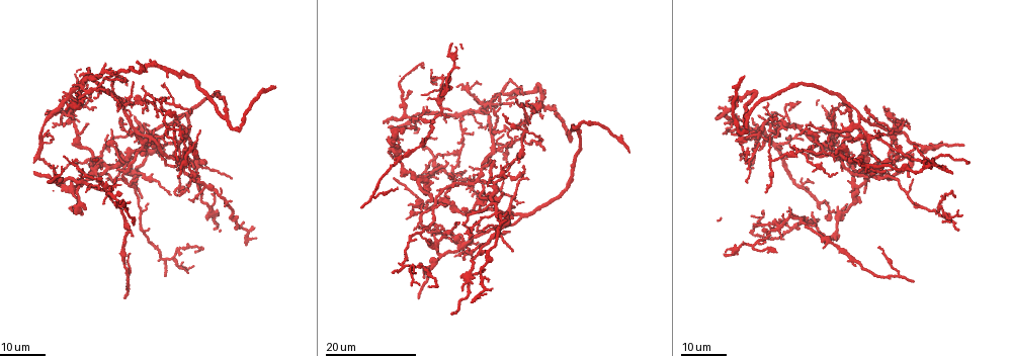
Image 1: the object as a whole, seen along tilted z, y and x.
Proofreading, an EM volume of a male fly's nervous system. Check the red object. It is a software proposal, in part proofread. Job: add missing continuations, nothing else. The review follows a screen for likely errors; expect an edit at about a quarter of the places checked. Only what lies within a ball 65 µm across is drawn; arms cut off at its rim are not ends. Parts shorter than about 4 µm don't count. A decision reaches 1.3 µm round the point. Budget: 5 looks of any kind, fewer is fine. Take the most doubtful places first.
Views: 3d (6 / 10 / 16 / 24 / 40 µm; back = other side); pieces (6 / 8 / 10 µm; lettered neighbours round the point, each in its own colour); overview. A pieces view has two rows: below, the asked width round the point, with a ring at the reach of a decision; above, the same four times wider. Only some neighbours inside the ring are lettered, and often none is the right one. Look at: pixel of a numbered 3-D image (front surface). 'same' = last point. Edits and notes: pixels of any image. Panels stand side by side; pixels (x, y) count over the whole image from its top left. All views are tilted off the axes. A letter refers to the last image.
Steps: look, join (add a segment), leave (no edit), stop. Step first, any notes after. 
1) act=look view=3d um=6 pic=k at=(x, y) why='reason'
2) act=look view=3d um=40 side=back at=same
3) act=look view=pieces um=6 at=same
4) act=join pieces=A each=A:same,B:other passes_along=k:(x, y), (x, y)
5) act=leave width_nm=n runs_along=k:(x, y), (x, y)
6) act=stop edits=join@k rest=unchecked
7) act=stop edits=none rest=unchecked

act=look view=3d um=16 pic=1 at=(448, 162) why='thin end'

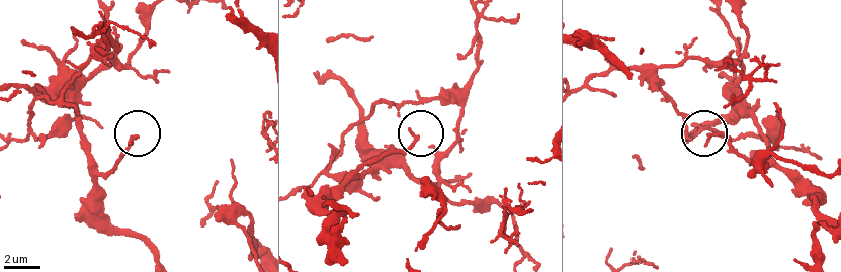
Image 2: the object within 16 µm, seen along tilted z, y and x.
act=look view=pieces um=8 pic=2 at=(706, 142)

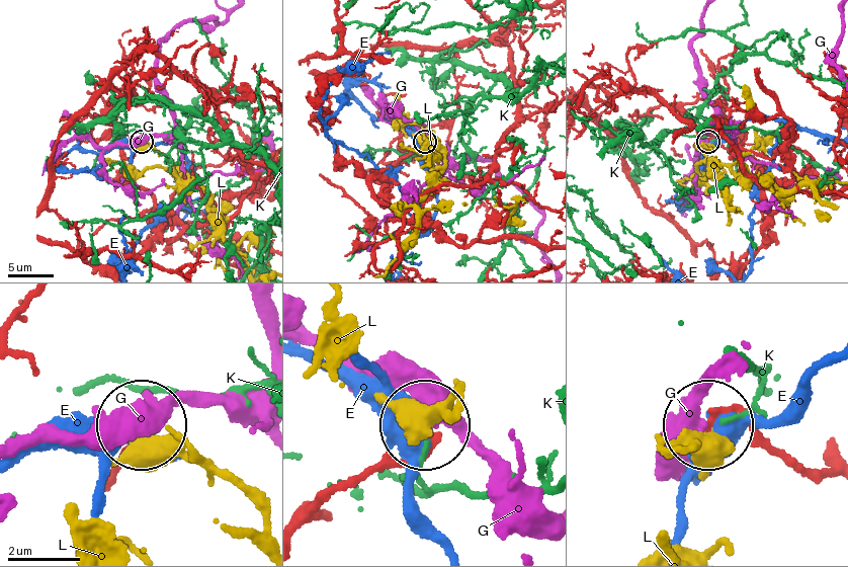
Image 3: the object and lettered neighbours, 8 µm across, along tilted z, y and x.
act=leave each=E:other,G:other,K:other,L:other runs_along=3:(830, 474), (799, 466), (741, 416), (710, 420) found='none of them fits'

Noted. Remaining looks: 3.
act=look view=3d um=24 pic=1 at=(915, 146) why='thin end'

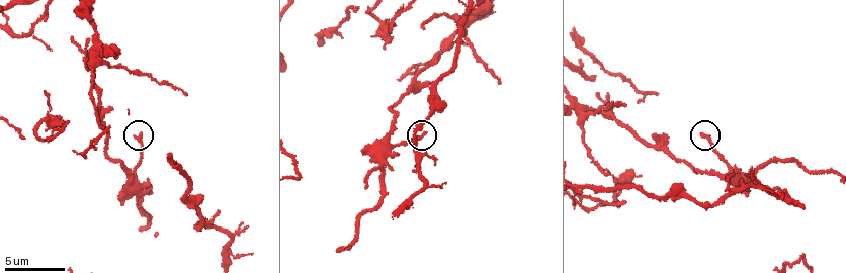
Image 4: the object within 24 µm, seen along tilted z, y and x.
act=look view=pieces um=6 pic=4 at=(704, 136)

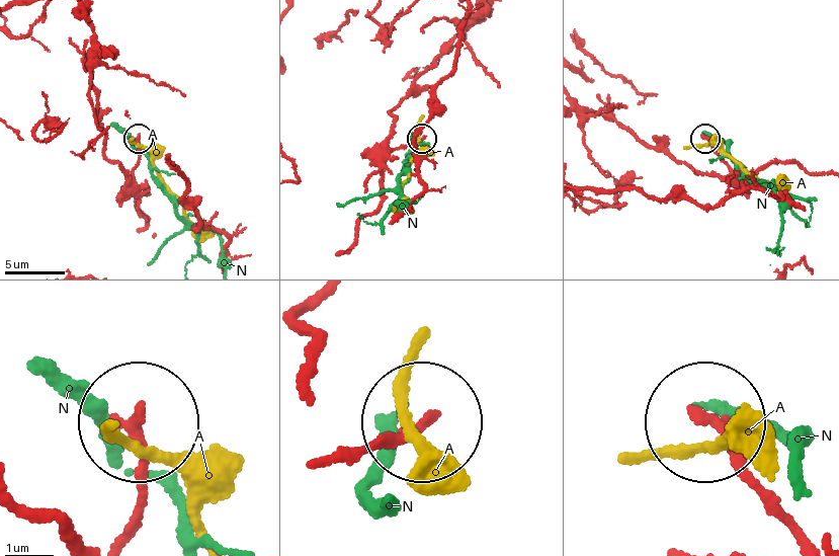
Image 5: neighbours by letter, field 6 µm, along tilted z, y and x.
act=leave each=A:other,N:other found='none of them fits'

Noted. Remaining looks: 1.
act=look view=pieces um=8 pic=4 at=(115, 54) why='an open end'

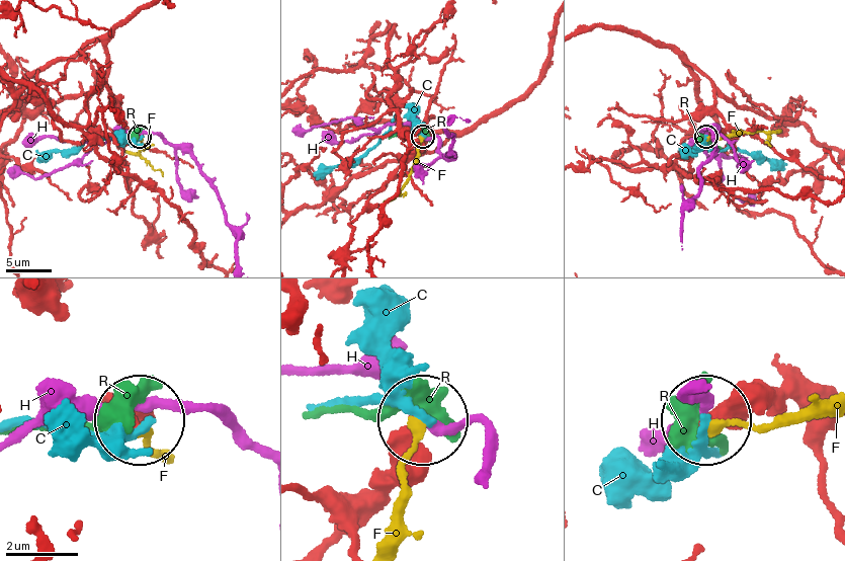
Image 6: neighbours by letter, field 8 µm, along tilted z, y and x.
act=leave each=C:other,F:other,H:other,R:other runs_along=6:(779, 383), (707, 418) found='no lettered segment goes on from it'

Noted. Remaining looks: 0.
act=stop edits=none rest=unchecked

